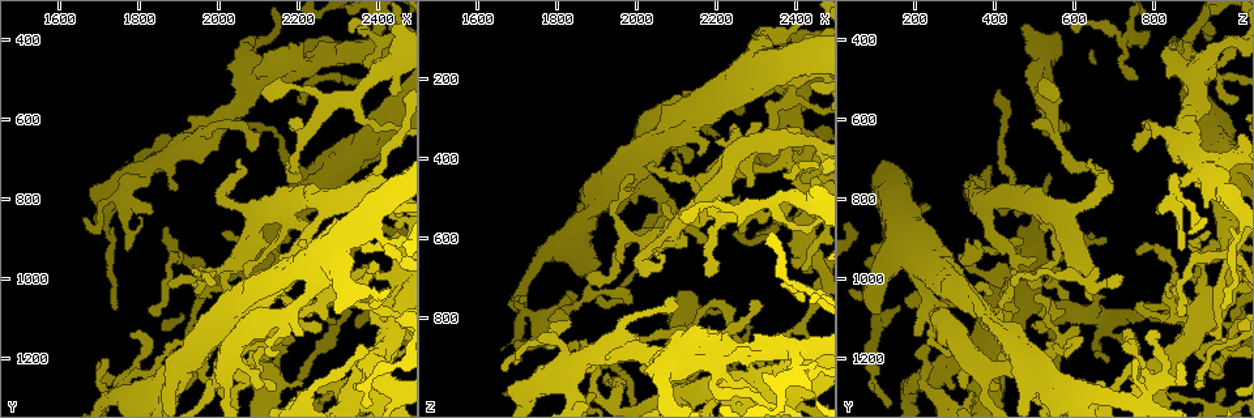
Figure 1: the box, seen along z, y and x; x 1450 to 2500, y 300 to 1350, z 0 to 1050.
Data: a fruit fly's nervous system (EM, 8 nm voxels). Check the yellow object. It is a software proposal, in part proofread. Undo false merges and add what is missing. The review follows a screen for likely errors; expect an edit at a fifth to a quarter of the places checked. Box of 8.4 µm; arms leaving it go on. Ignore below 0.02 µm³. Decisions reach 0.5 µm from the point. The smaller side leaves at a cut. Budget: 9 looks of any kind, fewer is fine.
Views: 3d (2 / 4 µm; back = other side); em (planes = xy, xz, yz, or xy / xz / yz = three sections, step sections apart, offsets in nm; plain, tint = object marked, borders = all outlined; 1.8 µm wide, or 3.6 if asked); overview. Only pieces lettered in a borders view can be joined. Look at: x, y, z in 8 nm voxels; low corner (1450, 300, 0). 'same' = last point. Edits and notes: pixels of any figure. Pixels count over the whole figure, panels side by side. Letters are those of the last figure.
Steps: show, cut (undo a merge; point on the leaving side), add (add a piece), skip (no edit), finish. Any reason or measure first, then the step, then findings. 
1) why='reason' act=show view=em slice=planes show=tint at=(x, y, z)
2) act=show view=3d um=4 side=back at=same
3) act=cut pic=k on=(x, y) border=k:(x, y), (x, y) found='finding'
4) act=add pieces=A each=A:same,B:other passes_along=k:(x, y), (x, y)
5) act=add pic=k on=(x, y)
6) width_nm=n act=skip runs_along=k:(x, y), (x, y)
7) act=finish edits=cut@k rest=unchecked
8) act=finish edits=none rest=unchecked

why='an open end' act=show view=3d um=4 at=(2235, 960, 315)

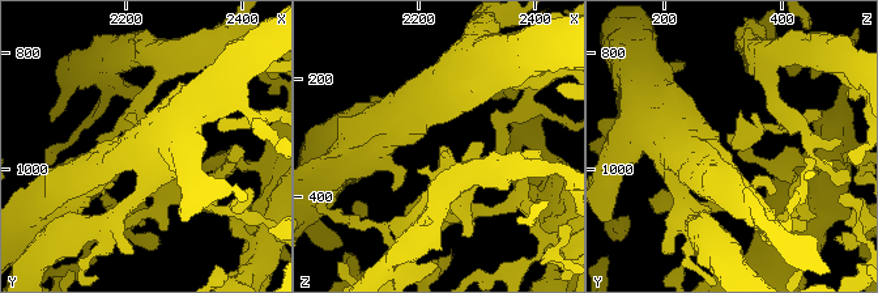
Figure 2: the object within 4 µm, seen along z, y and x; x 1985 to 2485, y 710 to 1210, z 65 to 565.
why='now the EM' act=show view=em slice=planes show=borders at=(2240, 965, 315)

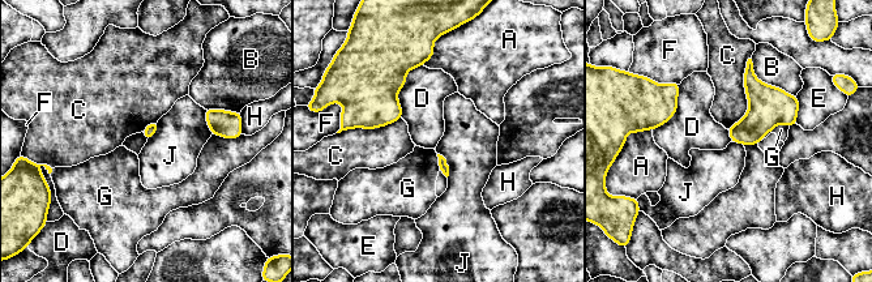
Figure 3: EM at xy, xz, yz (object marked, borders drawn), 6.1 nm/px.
act=skip each=A:other,B:other,C:other,D:other,E:other,F:other,G:other,H:other,J:other found='none of them fits'

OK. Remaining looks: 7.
why='three arms meet' act=show view=em slice=planes show=borders at=(2035, 1100, 395)

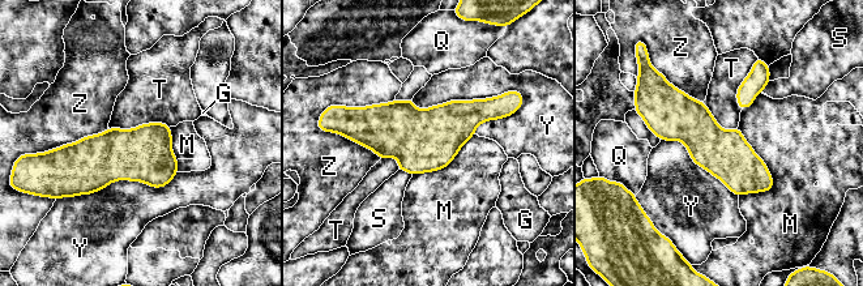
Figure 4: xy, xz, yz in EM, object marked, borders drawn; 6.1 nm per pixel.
act=skip each=G:other,M:other,Q:other,S:other,T:other,Y:other,Z:other found='continuous, no second neuron'

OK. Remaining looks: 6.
why='sharp bend' act=show view=3d um=4 at=(1965, 1210, 745)

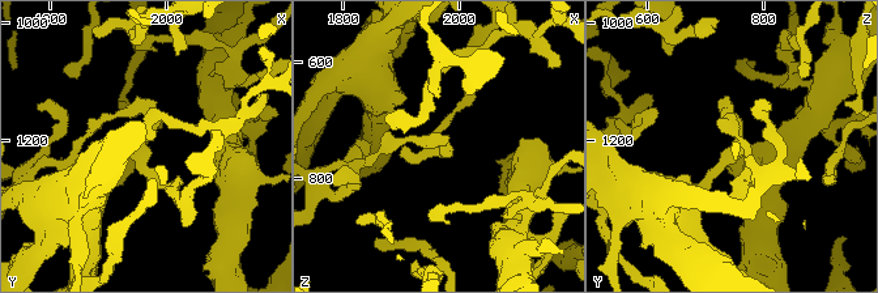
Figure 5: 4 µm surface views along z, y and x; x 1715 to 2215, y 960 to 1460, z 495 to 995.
act=show view=em slice=xz step=4 show=tint at=(1965, 1205, 750)

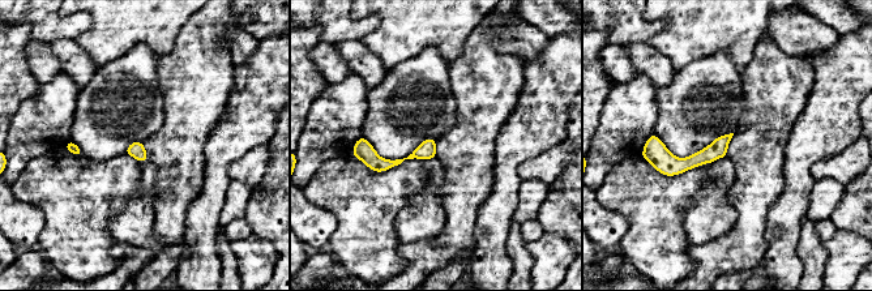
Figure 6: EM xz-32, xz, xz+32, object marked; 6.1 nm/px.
act=show view=em slice=planes show=borders at=same

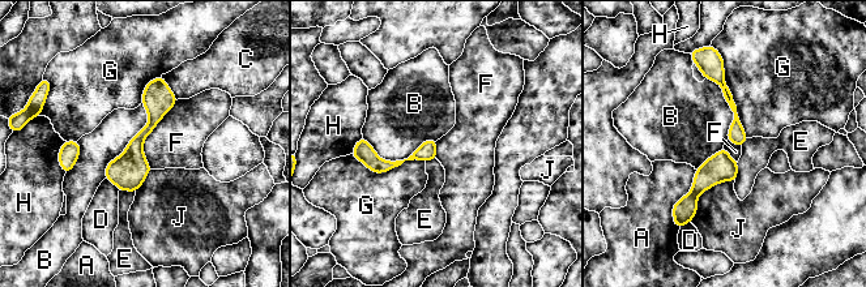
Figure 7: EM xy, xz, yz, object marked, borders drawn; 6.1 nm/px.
act=skip each=A:other,B:other,C:other,D:other,E:other,F:other,G:other,H:other,J:other border=7:(178, 99), (144, 141), (150, 168) found='one neuron here'

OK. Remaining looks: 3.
why='sharp bend' act=show view=em slice=xy step=16 show=tint at=(2230, 490, 960)

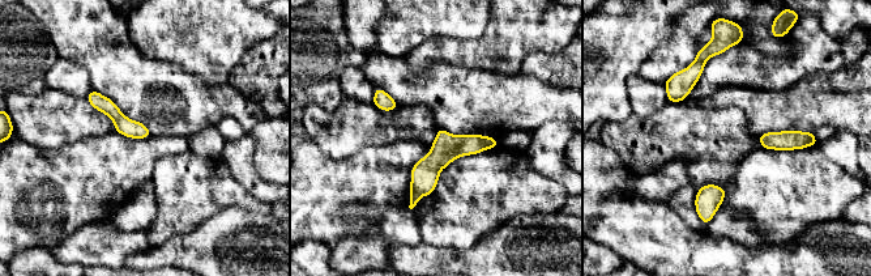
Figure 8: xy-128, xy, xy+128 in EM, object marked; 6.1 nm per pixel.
act=show view=em slice=planes show=tint at=same

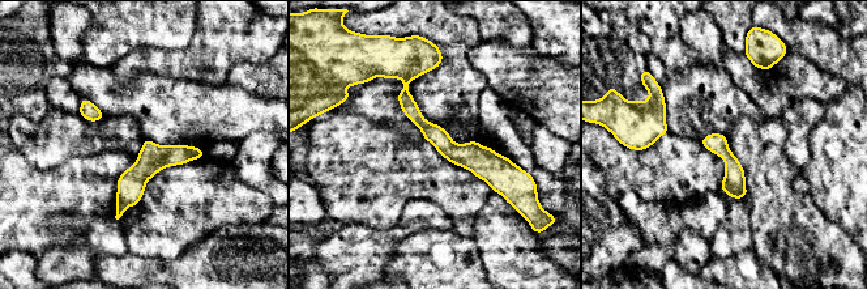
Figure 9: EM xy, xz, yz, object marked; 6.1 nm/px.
act=show view=em slice=planes show=borders at=same

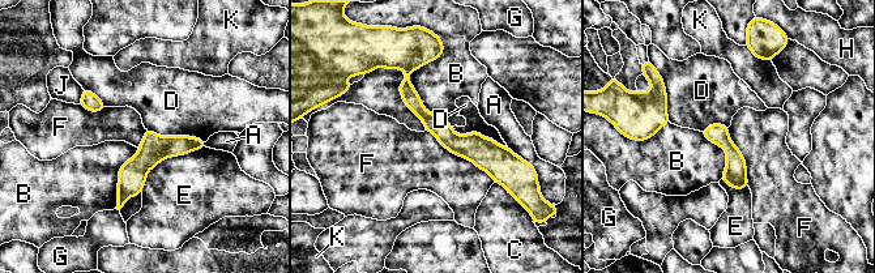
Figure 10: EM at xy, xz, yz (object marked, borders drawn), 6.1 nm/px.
act=skip each=A:other,B:other,C:other,D:other,E:other,F:other,G:other,H:other,J:other,K:other border=10:(426, 129), (494, 182) found='all the same neuron'

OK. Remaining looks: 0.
act=finish edits=none rest=unchecked

